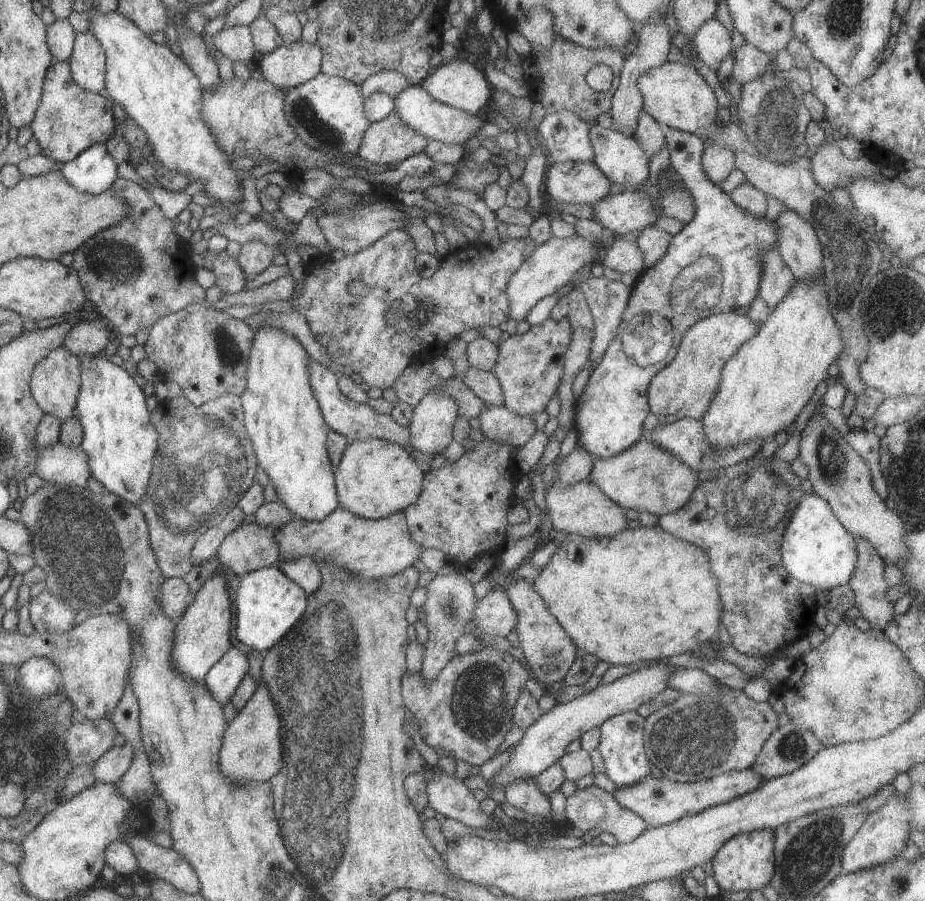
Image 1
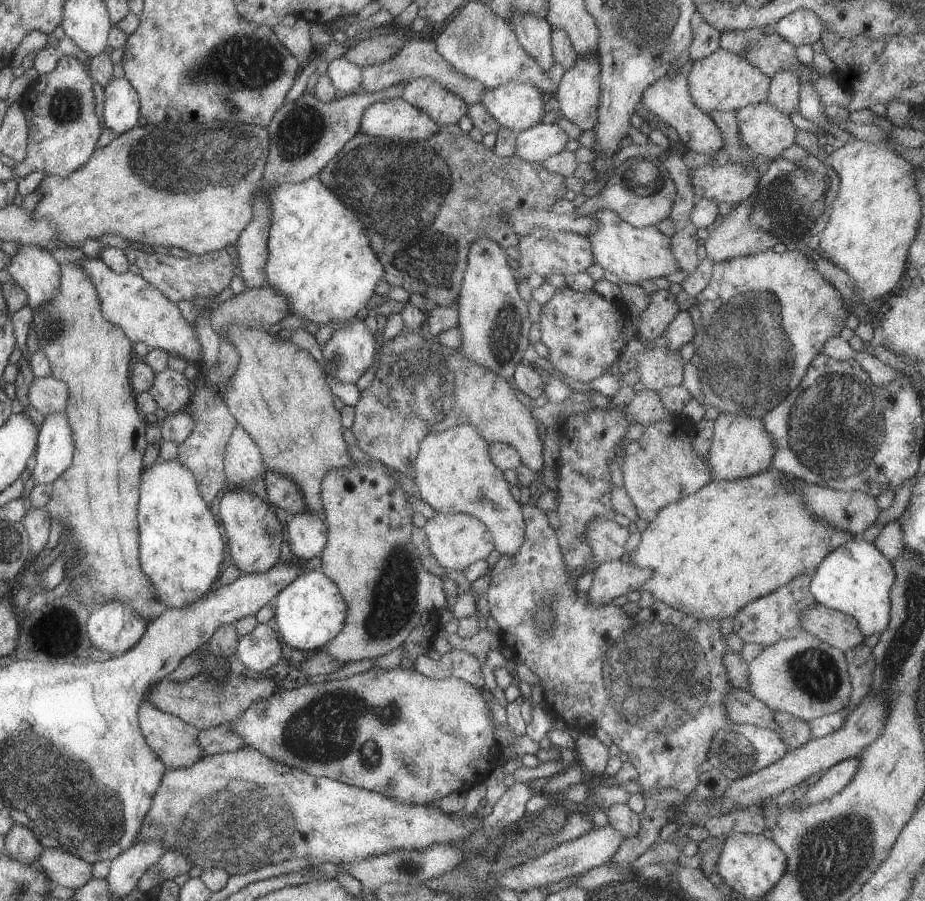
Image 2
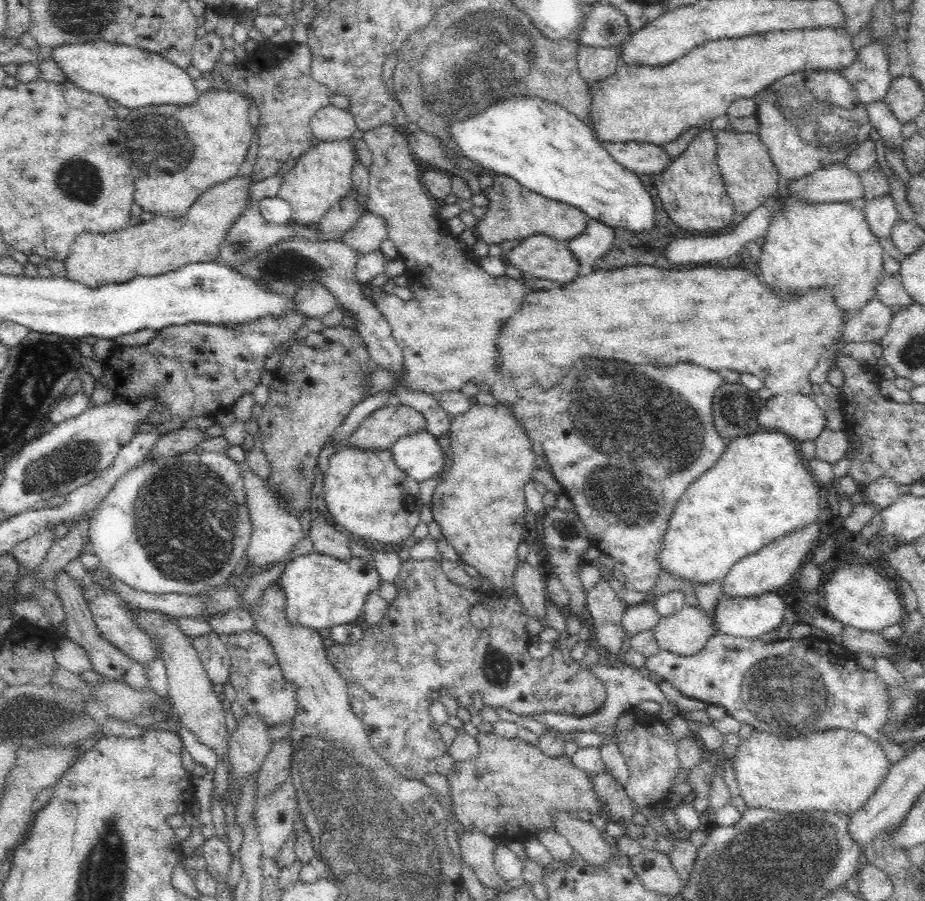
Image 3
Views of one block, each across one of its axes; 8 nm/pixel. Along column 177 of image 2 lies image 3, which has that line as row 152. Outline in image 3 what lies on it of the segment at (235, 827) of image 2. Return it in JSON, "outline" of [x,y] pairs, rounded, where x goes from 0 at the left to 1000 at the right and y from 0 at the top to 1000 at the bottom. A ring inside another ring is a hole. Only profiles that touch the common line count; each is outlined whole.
{"outline":[[[868,78],[846,84],[817,107],[817,124],[821,133],[819,151],[830,165],[832,175],[846,200],[867,198],[885,186],[912,179],[916,173],[939,153],[942,135],[928,101],[919,93],[910,79]]]}

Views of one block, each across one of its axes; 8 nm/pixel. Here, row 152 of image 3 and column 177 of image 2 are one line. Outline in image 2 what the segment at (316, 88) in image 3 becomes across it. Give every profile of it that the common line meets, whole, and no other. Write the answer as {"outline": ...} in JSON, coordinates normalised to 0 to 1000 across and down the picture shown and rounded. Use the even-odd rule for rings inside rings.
{"outline":[[[136,275],[136,284],[139,293],[146,293],[154,305],[164,317],[172,320],[182,333],[190,337],[202,333],[208,339],[208,331],[212,329],[234,330],[242,320],[249,317],[251,309],[255,306],[255,295],[252,286],[244,276],[229,279],[213,283],[206,281],[203,286],[188,285],[187,283],[174,283],[171,281],[157,281],[151,276]]]}

